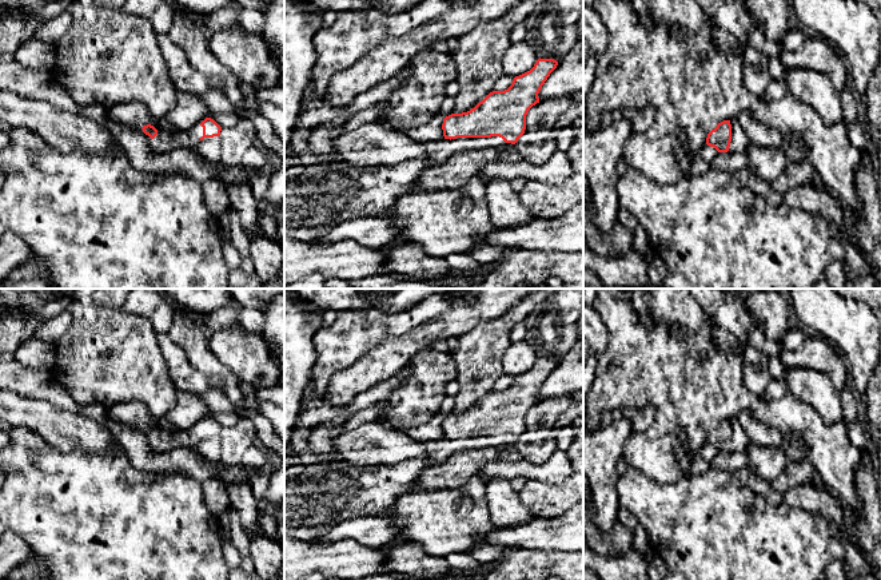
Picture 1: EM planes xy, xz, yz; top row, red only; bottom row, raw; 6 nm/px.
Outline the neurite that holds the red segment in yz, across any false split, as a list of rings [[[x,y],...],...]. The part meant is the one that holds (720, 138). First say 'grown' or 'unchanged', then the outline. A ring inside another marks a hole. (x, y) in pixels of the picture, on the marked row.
grown; [[[736,118],[718,123],[707,134],[706,144],[714,147],[718,152],[746,152],[752,142]]]

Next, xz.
grown; [[[539,57],[530,71],[515,76],[507,90],[490,92],[467,112],[446,116],[442,124],[445,138],[423,143],[424,155],[416,160],[372,167],[356,167],[346,160],[286,167],[284,237],[306,243],[322,243],[322,238],[344,221],[383,215],[426,170],[446,163],[455,154],[498,147],[503,142],[515,144],[525,134],[529,110],[539,103],[538,94],[557,65],[554,59]]]

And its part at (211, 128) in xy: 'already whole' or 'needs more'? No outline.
needs more

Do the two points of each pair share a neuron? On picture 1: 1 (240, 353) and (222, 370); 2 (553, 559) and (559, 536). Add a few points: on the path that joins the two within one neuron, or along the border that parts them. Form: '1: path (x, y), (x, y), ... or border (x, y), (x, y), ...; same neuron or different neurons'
1: border (207, 340), (210, 350), (242, 382); different neurons
2: border (525, 548), (569, 552); different neurons

